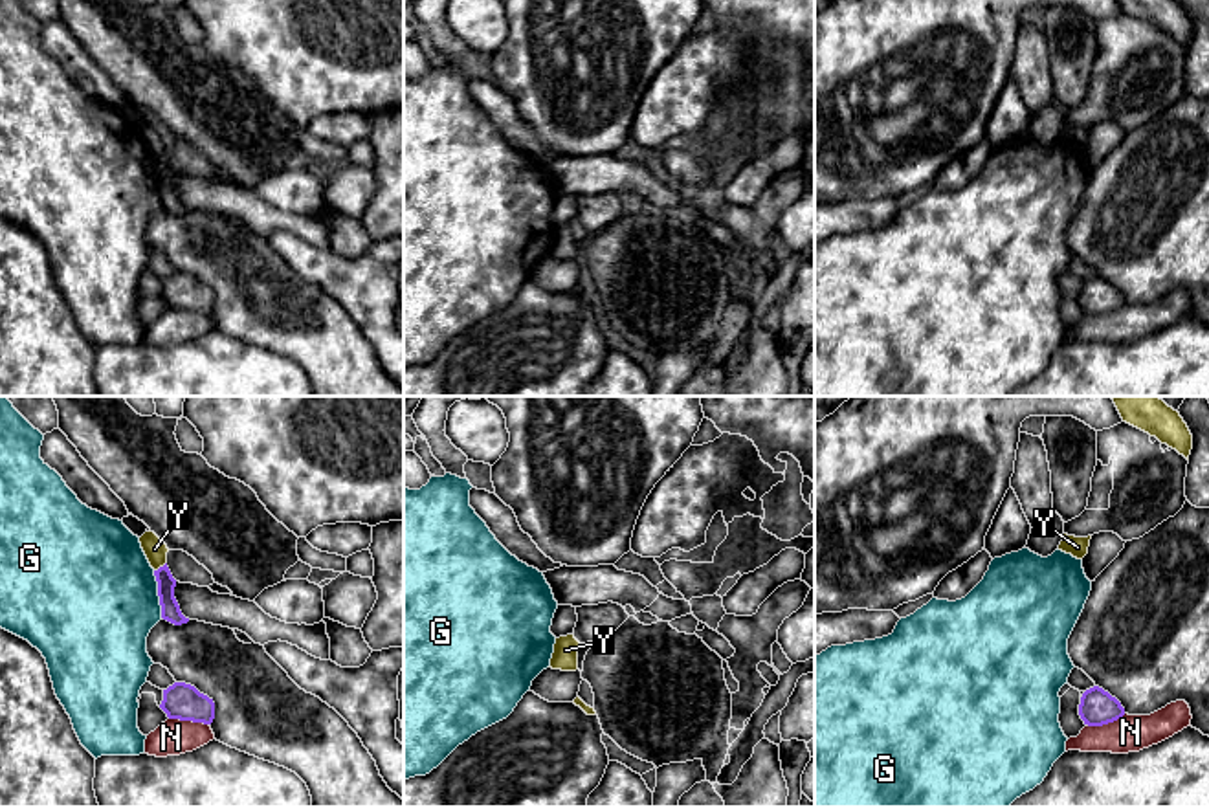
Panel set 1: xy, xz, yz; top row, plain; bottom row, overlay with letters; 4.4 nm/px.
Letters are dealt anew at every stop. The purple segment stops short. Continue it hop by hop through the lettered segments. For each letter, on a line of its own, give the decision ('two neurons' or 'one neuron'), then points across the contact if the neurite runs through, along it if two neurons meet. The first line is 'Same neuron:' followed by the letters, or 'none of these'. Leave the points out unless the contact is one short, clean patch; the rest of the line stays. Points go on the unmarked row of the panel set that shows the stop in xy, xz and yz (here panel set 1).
Same neuron: none of these
G: two neurons; border xy (153, 160), (158, 171), (162, 206)
N: two neurons
Y: two neurons; border xy (166, 151), (155, 160)

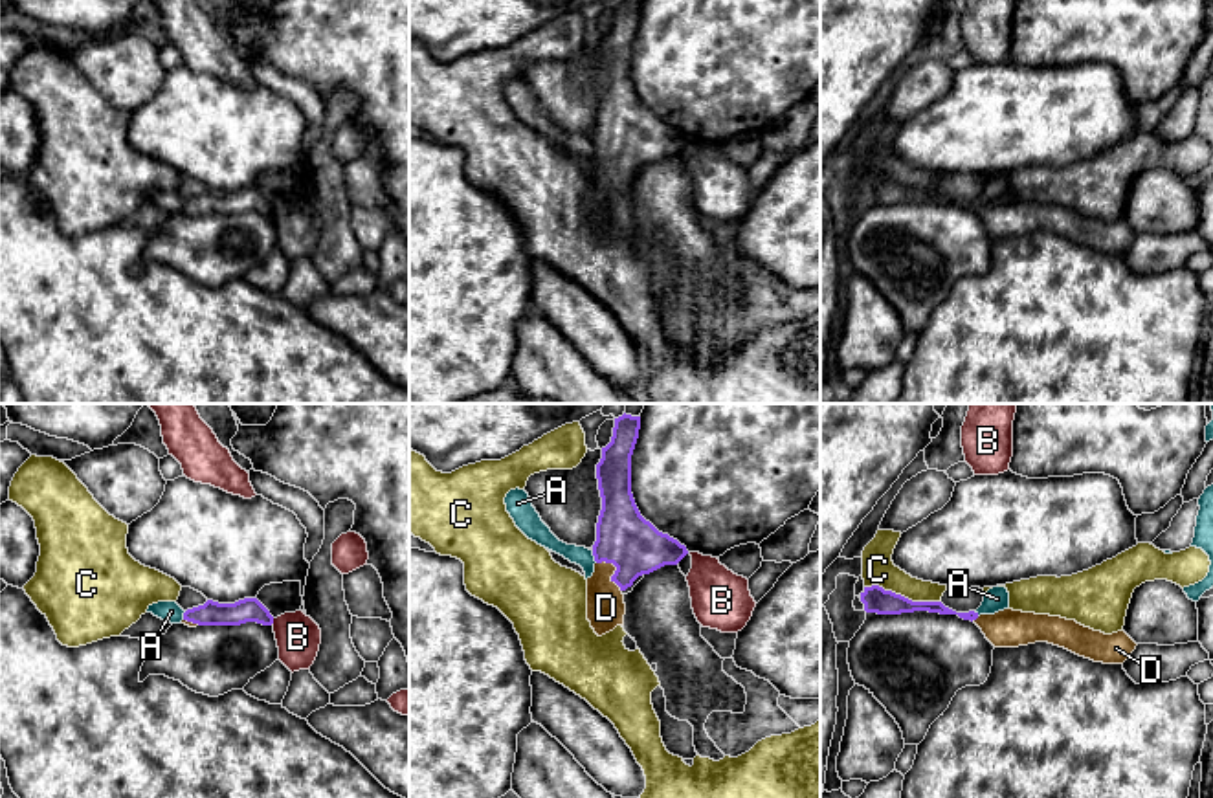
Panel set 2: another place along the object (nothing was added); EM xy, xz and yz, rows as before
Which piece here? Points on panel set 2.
Same neuron: D
A: two neurons; border xz (591, 140), (597, 151)
B: two neurons; border xy (274, 208), (270, 213)
C: two neurons; border yz (865, 175), (881, 175), (912, 189), (940, 191)
D: one neuron; way xz (624, 127), (624, 138), (615, 160), (606, 173), (606, 197)

